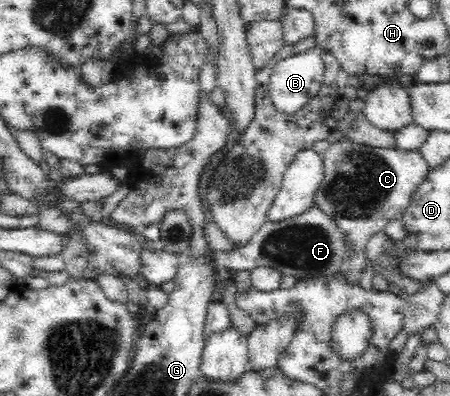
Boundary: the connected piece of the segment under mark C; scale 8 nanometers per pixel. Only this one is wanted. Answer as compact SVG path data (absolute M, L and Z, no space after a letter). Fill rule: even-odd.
M340 138L321 156L324 179L316 190L314 202L346 230L355 258L344 269L348 282L359 283L360 274L365 271L365 247L369 238L383 231L389 220L401 219L413 190L425 180L430 168L419 151L385 149Z

